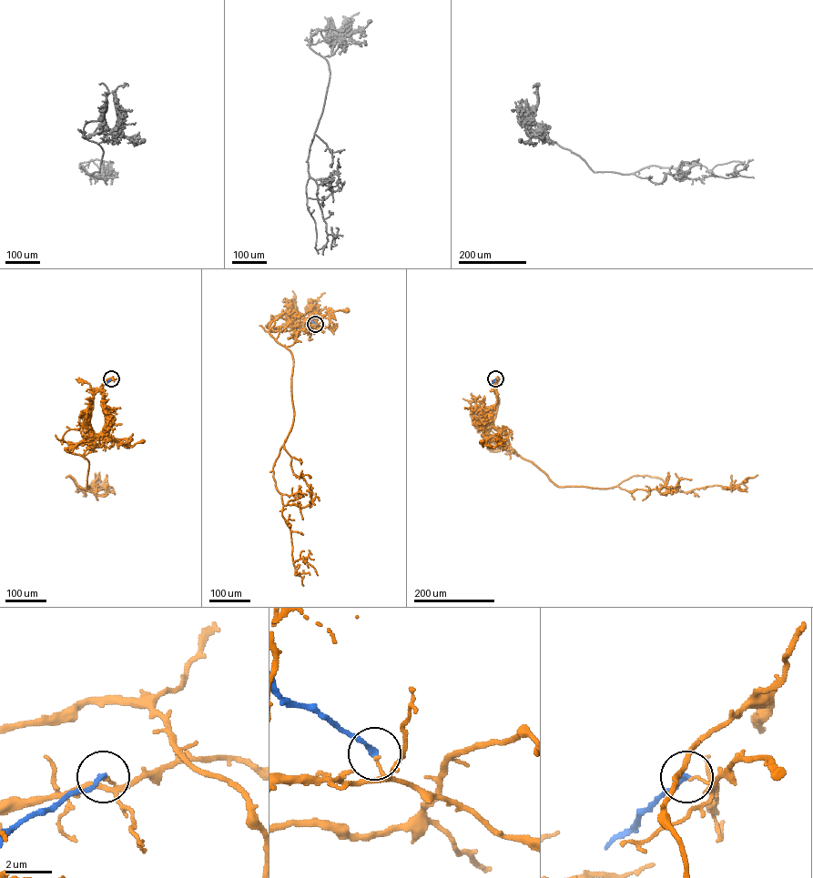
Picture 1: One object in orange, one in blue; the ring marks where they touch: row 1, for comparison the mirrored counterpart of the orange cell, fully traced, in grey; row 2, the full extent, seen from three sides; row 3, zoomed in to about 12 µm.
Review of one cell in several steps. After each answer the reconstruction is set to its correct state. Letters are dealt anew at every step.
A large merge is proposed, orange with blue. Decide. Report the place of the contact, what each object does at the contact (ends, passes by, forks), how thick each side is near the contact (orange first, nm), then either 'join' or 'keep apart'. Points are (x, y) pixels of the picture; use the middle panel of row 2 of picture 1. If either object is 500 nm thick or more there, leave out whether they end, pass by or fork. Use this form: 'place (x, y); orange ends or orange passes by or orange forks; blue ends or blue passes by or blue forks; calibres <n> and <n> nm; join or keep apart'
place (315, 324); orange ends; blue ends; calibres 100 and 200 nm; keep apart

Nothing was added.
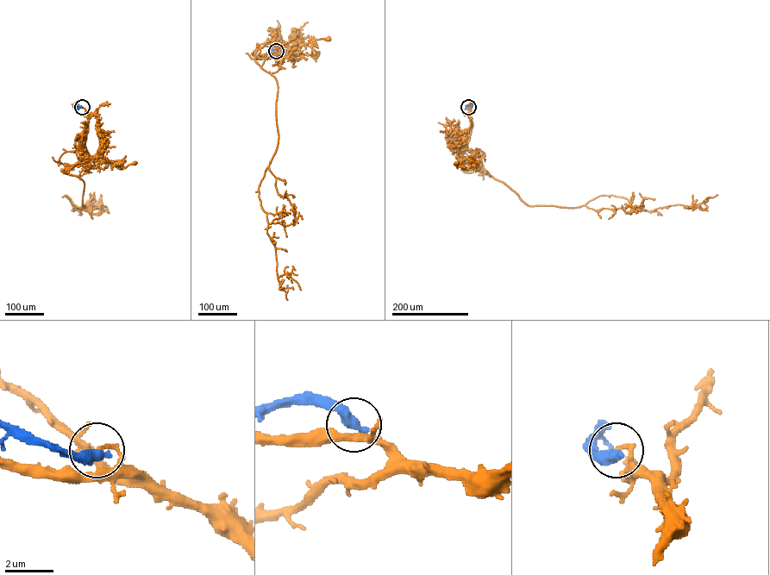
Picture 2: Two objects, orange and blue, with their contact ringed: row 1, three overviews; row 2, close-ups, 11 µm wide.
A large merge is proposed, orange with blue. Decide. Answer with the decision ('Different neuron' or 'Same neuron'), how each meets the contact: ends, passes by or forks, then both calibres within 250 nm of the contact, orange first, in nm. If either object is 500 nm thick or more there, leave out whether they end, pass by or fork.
Different neuron. Thickness 150 nm (orange) against 500 nm

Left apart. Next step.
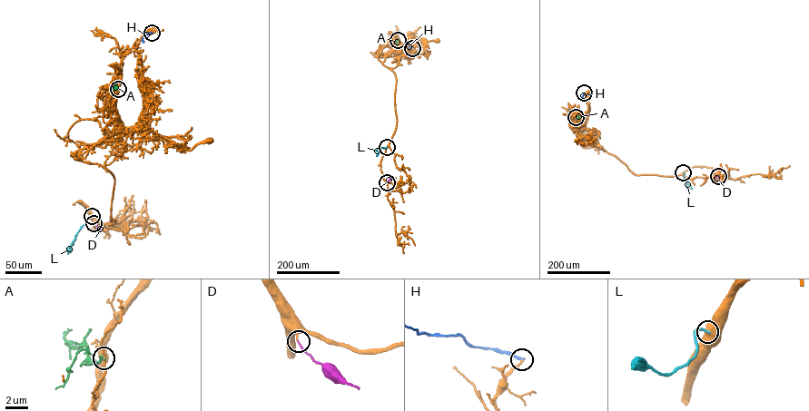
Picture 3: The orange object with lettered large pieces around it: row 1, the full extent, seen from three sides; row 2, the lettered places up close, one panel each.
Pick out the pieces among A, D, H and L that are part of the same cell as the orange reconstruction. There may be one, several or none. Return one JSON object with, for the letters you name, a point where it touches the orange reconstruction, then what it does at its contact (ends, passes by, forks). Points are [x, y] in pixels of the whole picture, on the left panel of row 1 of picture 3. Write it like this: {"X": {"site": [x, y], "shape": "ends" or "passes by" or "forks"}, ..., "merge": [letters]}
{"D": {"site": [93, 223], "shape": "ends"}, "merge": ["D"]}

